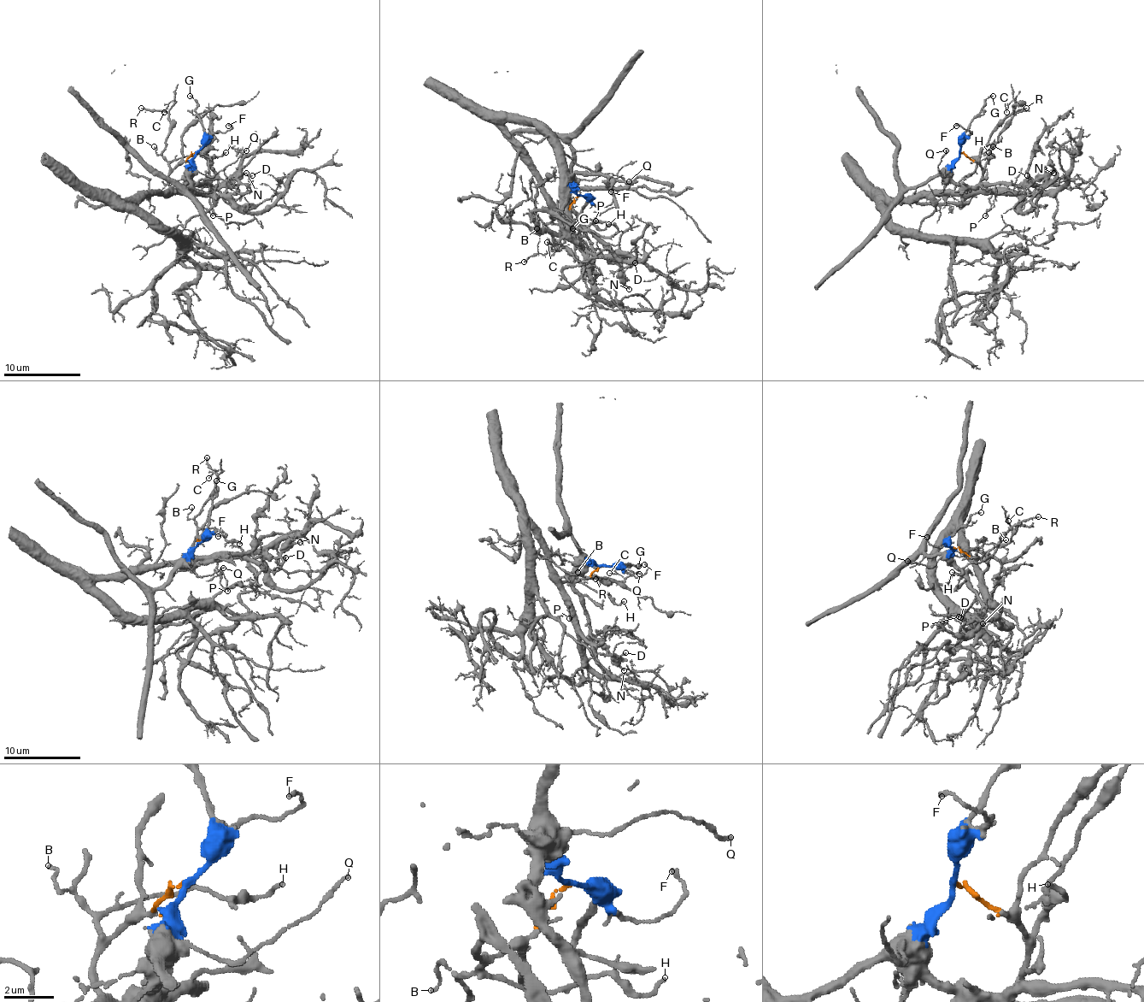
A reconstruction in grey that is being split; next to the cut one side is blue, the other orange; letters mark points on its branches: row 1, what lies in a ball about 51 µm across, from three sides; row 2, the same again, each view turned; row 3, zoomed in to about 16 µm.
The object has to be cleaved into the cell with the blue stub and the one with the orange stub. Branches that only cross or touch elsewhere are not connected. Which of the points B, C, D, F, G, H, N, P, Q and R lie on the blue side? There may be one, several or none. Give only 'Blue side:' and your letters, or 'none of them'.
Blue side: D, F, G, N, Q

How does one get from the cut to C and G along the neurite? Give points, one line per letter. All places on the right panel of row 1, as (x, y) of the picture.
C: (959, 152), (982, 167), (1001, 129), (1013, 115), (1013, 100), (1006, 111)
G: (959, 152), (965, 129), (984, 102), (992, 96)

